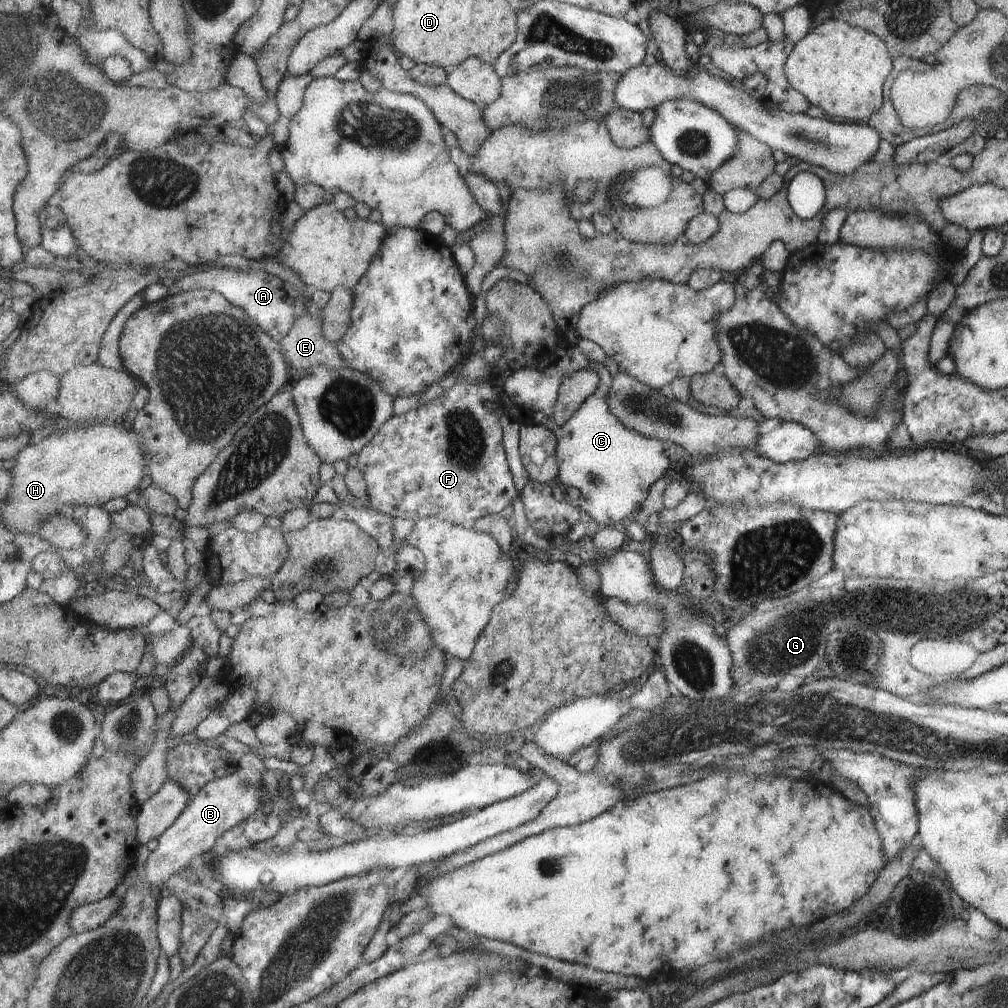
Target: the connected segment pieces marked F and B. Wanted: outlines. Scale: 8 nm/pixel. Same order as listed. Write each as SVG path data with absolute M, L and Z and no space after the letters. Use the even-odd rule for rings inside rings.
M456 382L439 398L402 415L393 415L358 454L355 465L365 474L371 507L395 518L416 522L425 517L439 517L461 525L501 514L507 506L511 506L519 498L519 490L507 462L503 428L497 413L489 412L483 404L486 399L493 401L499 397L499 390L494 389L490 382L475 386Z
M250 750L244 753L242 761L233 776L220 778L207 783L202 791L191 800L181 816L171 828L158 838L157 848L148 856L144 864L135 867L134 882L147 880L149 886L161 887L175 873L186 872L193 856L207 855L215 847L216 840L225 832L245 822L257 812L262 804L263 774L265 762Z

